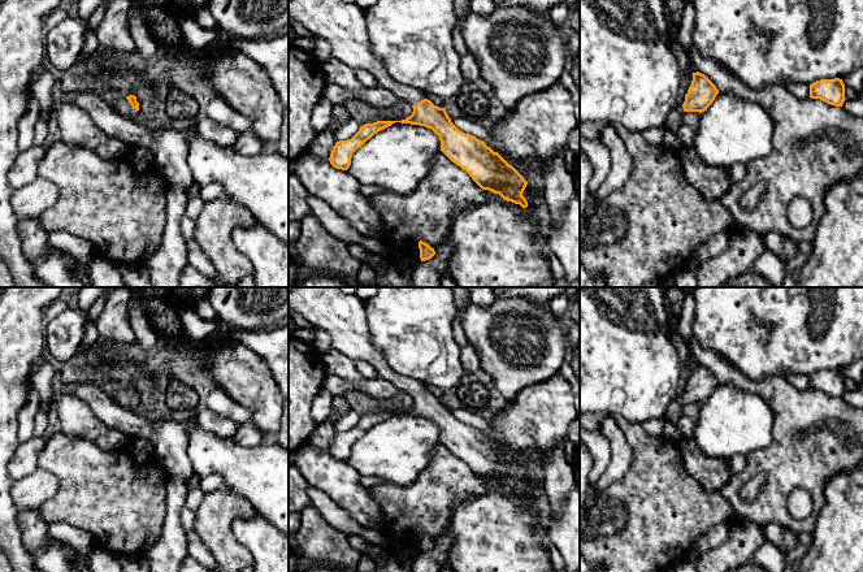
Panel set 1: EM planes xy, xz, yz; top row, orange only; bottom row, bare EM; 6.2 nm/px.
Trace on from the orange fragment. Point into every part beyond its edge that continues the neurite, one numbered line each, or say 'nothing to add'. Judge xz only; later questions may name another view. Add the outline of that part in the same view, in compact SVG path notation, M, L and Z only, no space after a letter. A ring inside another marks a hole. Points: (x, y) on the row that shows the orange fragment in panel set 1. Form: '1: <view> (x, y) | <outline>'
1: xz (342, 25) | M289 0L289 18L303 25L316 38L325 39L331 47L331 57L348 65L351 69L365 69L372 73L378 84L390 90L399 100L411 105L426 99L419 88L395 81L385 65L372 53L363 10L355 3L343 0Z

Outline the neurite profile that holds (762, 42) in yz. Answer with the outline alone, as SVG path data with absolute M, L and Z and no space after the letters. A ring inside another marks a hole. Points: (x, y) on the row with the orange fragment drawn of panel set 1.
M694 0L693 46L707 58L716 60L753 90L789 82L812 84L820 79L844 79L854 70L863 68L863 0Z

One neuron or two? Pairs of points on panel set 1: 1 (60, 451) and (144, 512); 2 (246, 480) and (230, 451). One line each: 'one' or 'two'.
1: one
2: one

